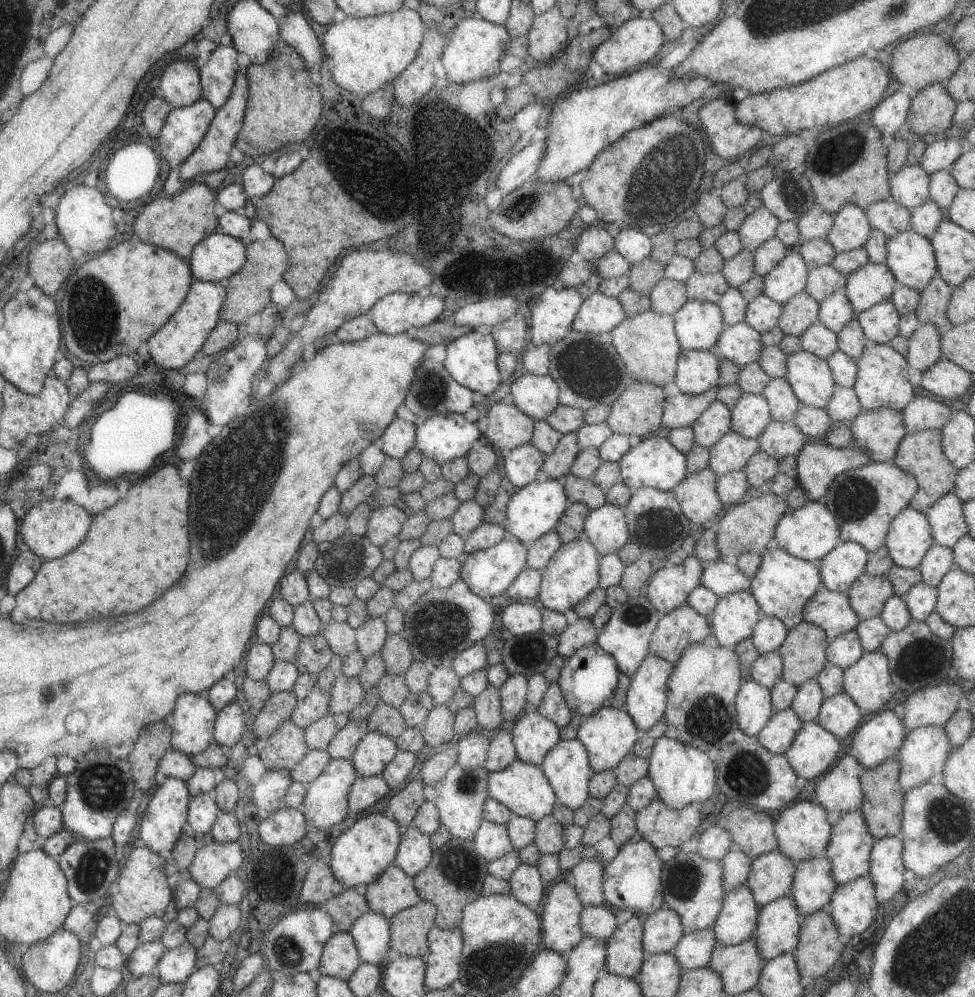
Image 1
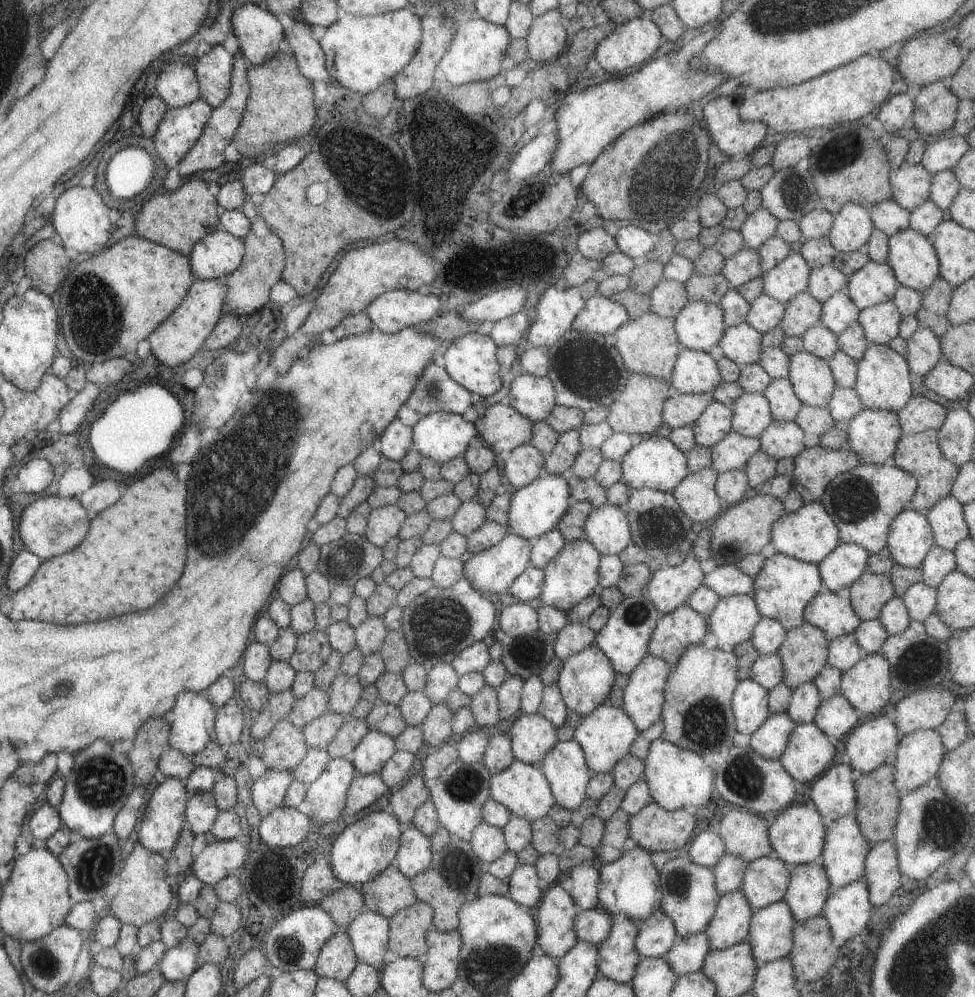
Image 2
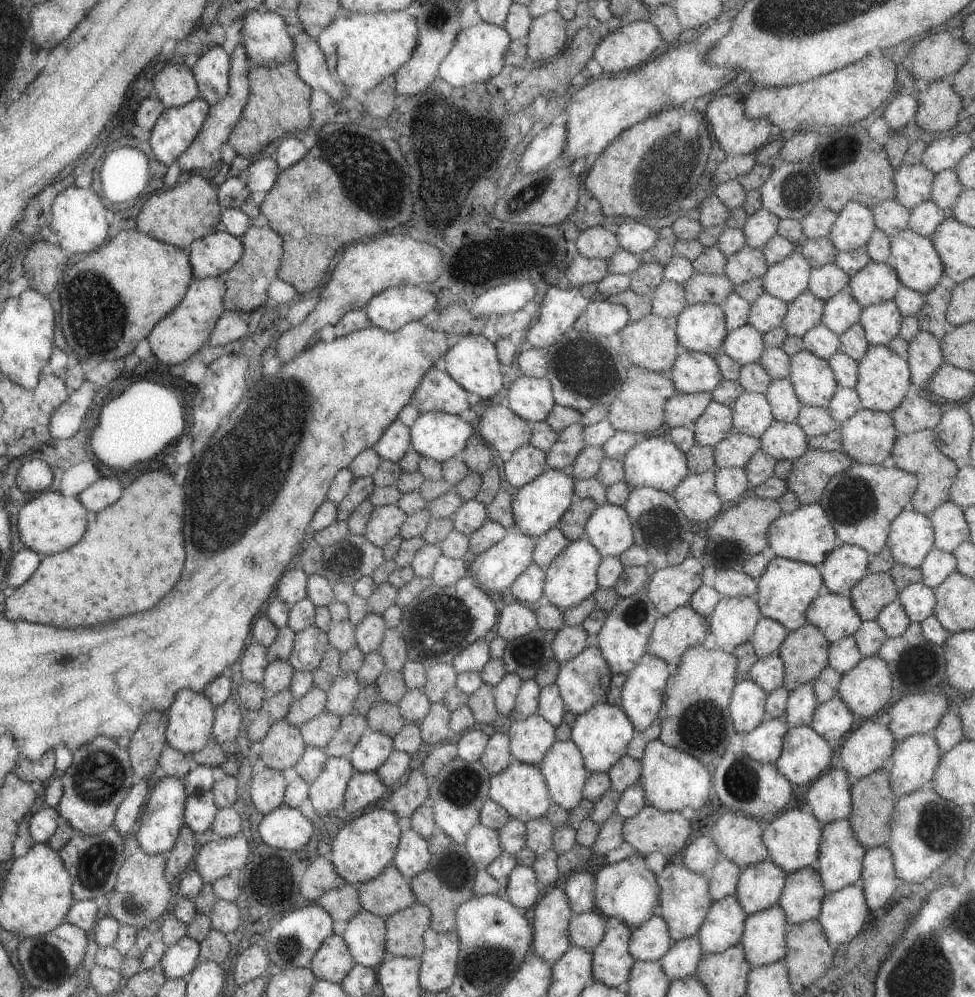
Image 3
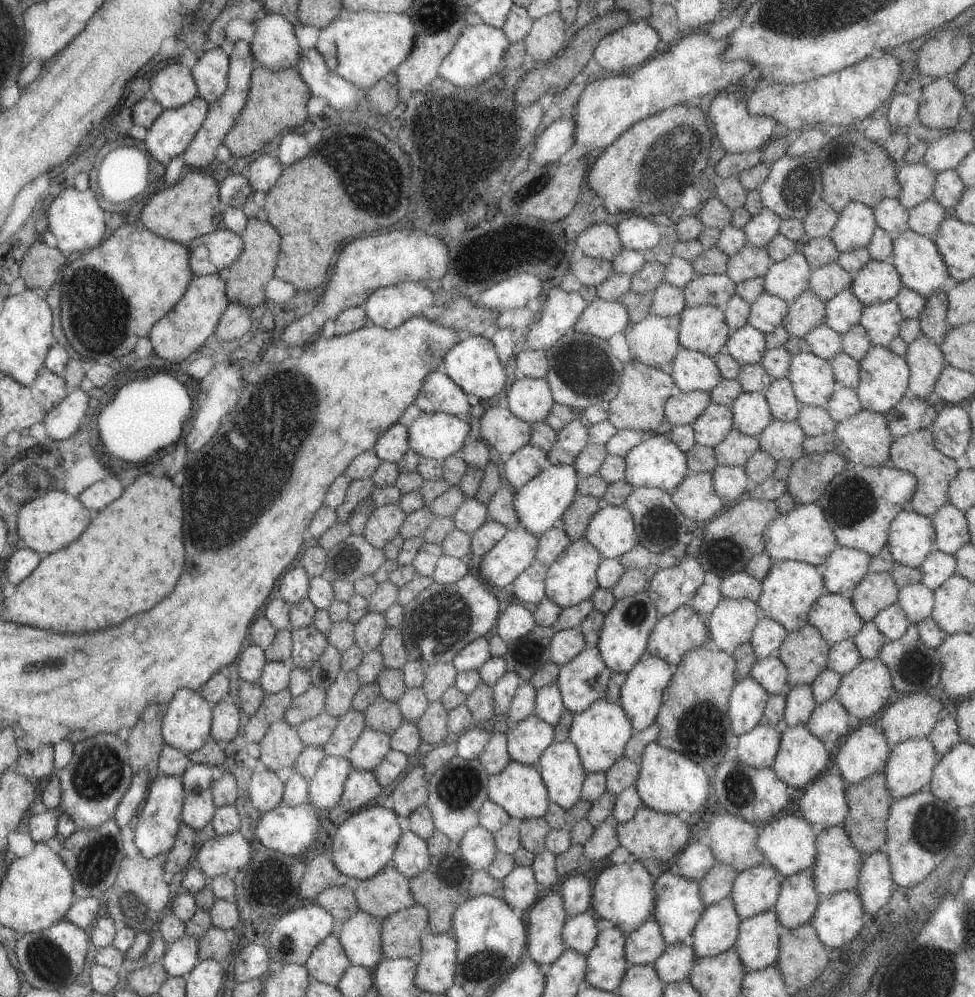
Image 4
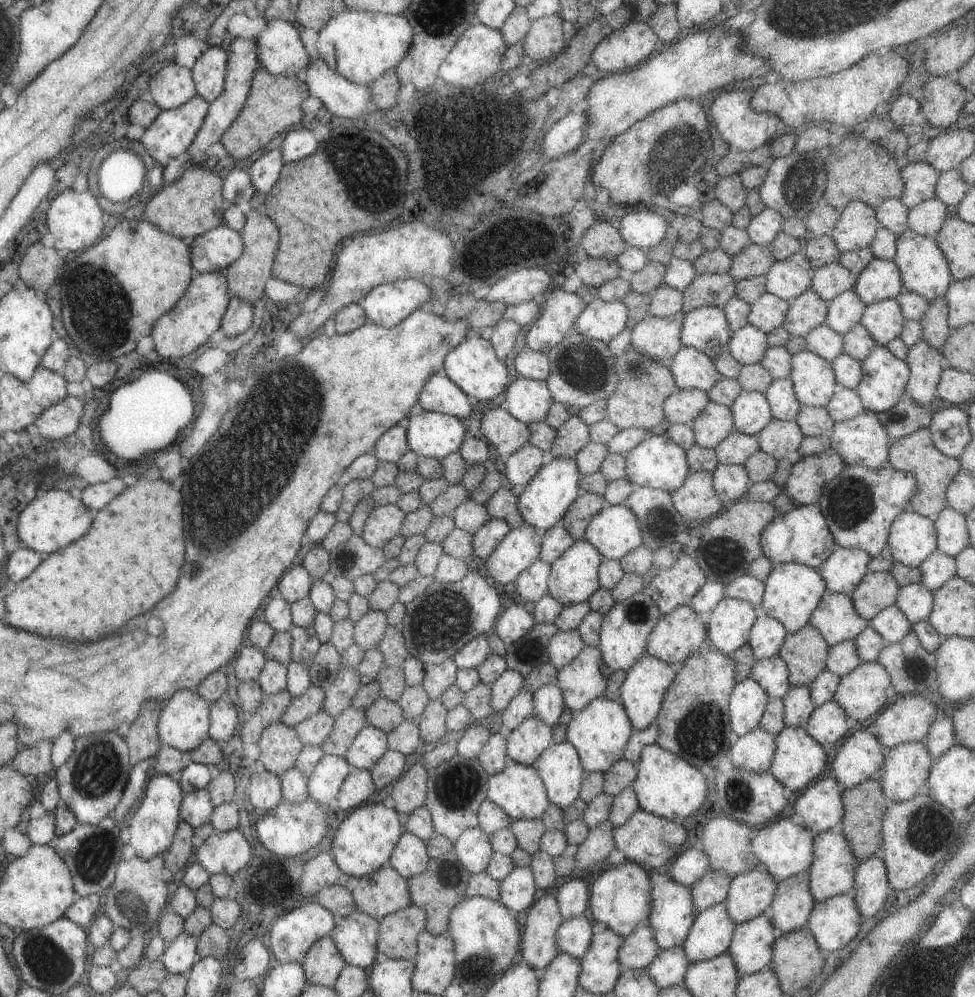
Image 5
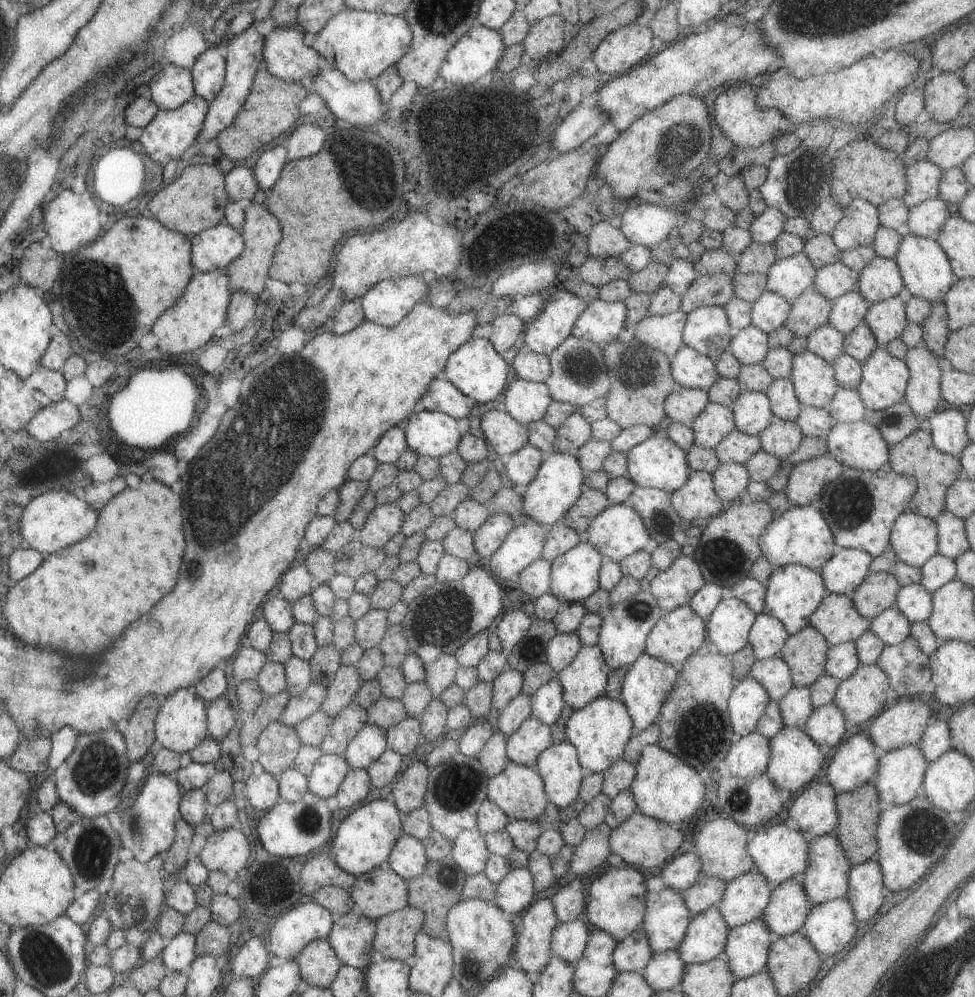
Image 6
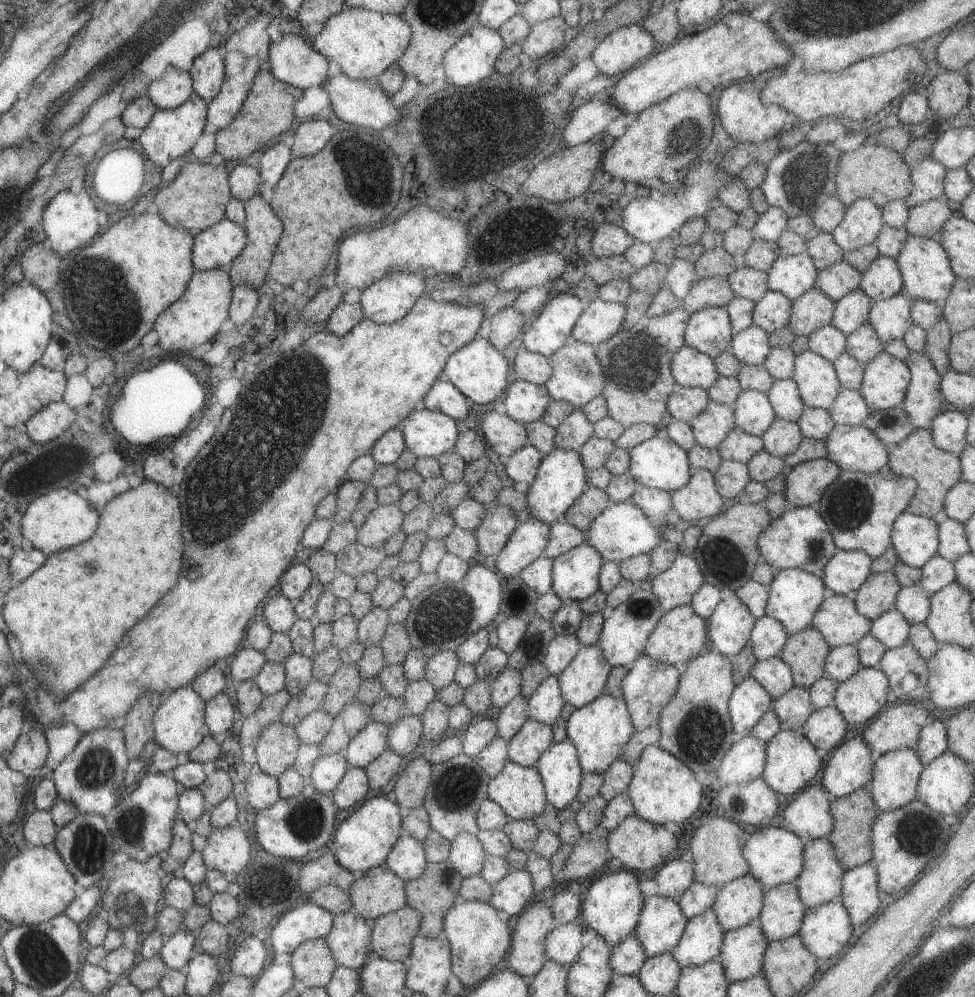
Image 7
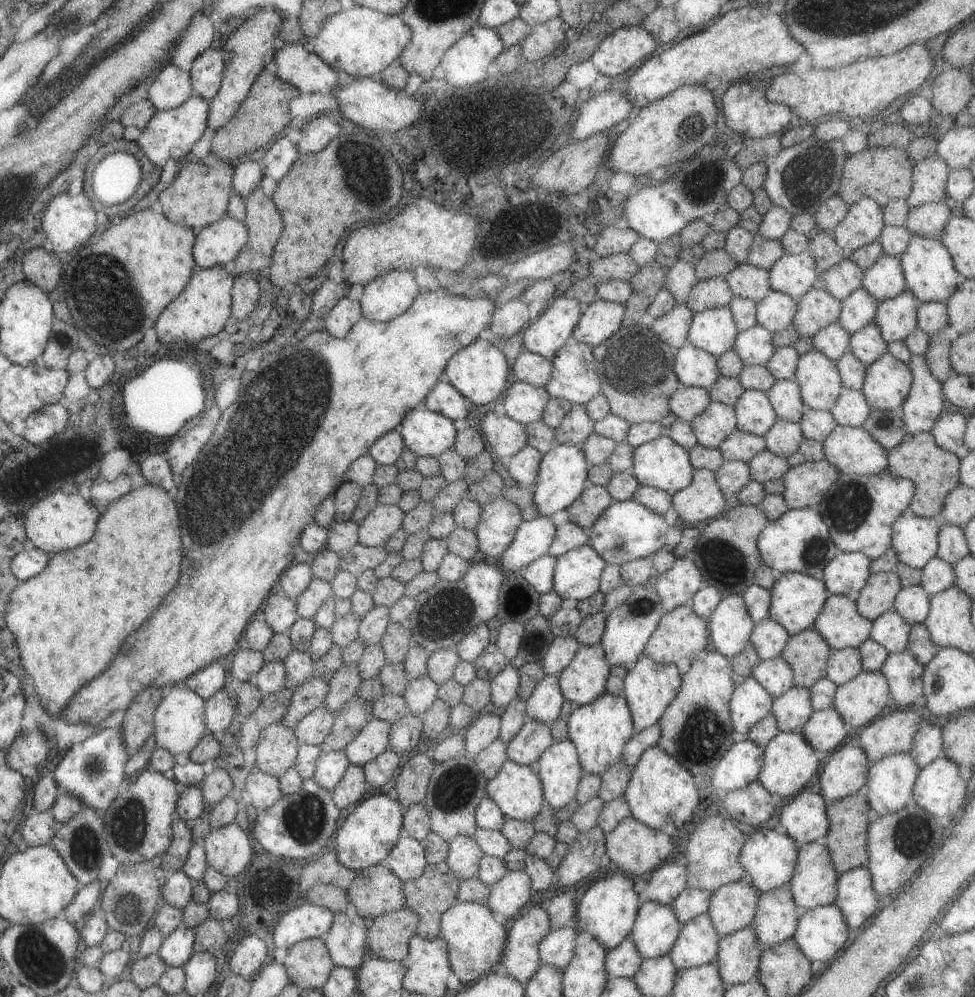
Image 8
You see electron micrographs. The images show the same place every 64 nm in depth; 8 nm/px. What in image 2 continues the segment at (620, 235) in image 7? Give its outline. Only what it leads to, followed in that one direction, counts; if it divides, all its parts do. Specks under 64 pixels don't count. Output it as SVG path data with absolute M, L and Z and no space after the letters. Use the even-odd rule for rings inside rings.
M591 227L576 238L576 255L600 261L616 250L614 237L601 227Z

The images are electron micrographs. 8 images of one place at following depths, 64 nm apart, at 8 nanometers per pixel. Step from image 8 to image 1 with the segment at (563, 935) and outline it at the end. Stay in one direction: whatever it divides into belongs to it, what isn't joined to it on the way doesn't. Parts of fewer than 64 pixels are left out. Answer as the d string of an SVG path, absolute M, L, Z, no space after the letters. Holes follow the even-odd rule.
M607 904L587 905L580 912L579 928L585 937L593 937L604 942L617 928L615 911Z

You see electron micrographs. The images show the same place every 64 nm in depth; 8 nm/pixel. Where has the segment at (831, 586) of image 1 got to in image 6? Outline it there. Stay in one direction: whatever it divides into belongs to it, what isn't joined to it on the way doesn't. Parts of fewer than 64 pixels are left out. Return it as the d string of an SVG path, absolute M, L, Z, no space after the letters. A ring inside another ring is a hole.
M839 549L820 568L819 574L829 593L847 595L866 577L872 556L857 549Z

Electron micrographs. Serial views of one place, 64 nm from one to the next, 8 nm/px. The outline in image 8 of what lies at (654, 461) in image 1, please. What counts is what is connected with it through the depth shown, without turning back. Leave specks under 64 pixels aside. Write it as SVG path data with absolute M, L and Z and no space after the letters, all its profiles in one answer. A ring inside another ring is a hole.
M661 435L633 449L629 469L639 485L664 490L667 494L675 494L686 487L694 472L689 464L687 451L682 446L675 444L668 436Z

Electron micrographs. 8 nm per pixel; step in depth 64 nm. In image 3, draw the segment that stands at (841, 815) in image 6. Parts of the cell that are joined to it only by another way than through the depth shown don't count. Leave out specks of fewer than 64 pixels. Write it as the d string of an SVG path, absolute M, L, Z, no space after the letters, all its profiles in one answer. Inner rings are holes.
M881 767L863 778L851 780L850 795L852 805L847 820L854 832L854 837L863 845L865 850L884 845L890 833L889 821L896 800L890 787L888 770Z

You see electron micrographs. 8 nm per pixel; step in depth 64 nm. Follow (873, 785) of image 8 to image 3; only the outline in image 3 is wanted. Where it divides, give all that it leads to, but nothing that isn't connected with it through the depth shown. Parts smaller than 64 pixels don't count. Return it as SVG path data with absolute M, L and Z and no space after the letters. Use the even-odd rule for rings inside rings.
M929 734L909 735L896 741L887 764L890 787L895 797L929 784L942 753Z

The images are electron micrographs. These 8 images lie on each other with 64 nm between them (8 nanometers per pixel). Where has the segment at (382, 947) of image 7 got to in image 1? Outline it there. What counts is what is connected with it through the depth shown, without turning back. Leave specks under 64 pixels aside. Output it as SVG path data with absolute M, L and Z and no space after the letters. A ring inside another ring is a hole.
M421 901L391 916L389 950L401 957L423 957L427 952L427 932L433 926L436 908Z

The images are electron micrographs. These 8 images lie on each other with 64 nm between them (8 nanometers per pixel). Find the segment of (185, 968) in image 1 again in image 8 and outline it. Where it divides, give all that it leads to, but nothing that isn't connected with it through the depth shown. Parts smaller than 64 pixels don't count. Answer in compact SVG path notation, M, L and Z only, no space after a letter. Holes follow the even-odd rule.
M183 925L170 932L161 943L156 955L170 967L183 967L194 954L194 929Z

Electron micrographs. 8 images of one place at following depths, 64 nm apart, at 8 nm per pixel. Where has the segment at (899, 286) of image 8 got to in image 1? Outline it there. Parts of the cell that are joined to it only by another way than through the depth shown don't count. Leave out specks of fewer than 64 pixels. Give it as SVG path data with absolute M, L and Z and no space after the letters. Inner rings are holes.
M867 262L846 277L843 290L857 316L867 308L887 301L895 284L885 264Z

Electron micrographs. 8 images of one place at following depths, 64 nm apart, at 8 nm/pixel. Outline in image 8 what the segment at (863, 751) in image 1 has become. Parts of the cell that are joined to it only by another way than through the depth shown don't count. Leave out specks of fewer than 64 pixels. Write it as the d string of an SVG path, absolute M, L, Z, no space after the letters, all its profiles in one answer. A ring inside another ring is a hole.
M852 741L837 748L817 776L818 793L826 804L857 792L865 782L870 763L863 749Z

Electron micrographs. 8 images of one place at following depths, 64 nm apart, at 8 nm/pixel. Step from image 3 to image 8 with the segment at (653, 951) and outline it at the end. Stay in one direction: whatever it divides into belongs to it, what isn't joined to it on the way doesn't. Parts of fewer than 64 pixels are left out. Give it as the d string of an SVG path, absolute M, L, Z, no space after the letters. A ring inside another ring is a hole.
M629 937L606 952L604 969L608 978L629 978L635 974L642 958L638 956L635 945Z

